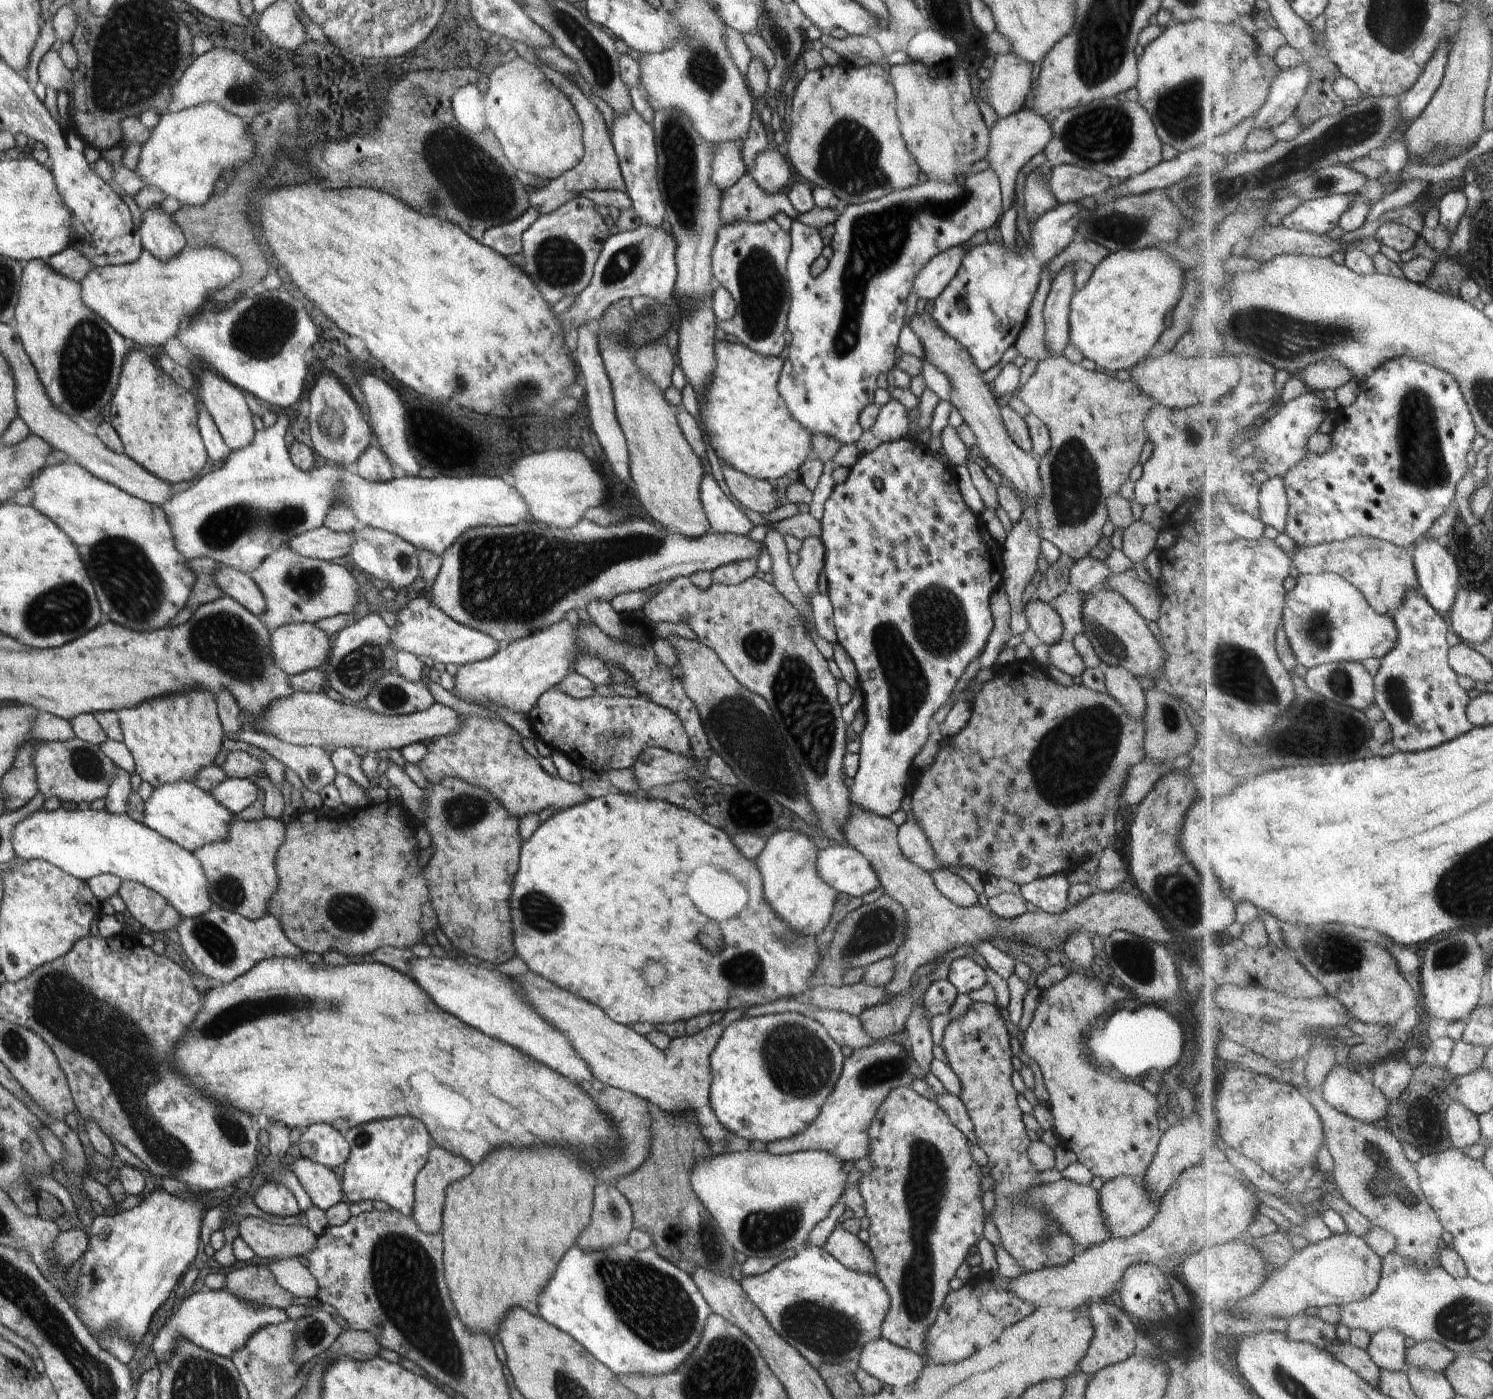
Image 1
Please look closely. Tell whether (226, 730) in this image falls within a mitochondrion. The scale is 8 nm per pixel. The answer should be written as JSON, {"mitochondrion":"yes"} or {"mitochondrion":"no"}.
{"mitochondrion":"no"}

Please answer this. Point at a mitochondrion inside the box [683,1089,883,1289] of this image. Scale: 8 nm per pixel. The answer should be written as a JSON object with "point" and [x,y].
{"point":[762,1231]}

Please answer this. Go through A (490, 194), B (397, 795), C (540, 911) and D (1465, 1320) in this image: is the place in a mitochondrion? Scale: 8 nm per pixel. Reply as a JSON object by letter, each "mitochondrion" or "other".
{"A":"mitochondrion","B":"other","C":"mitochondrion","D":"mitochondrion"}

